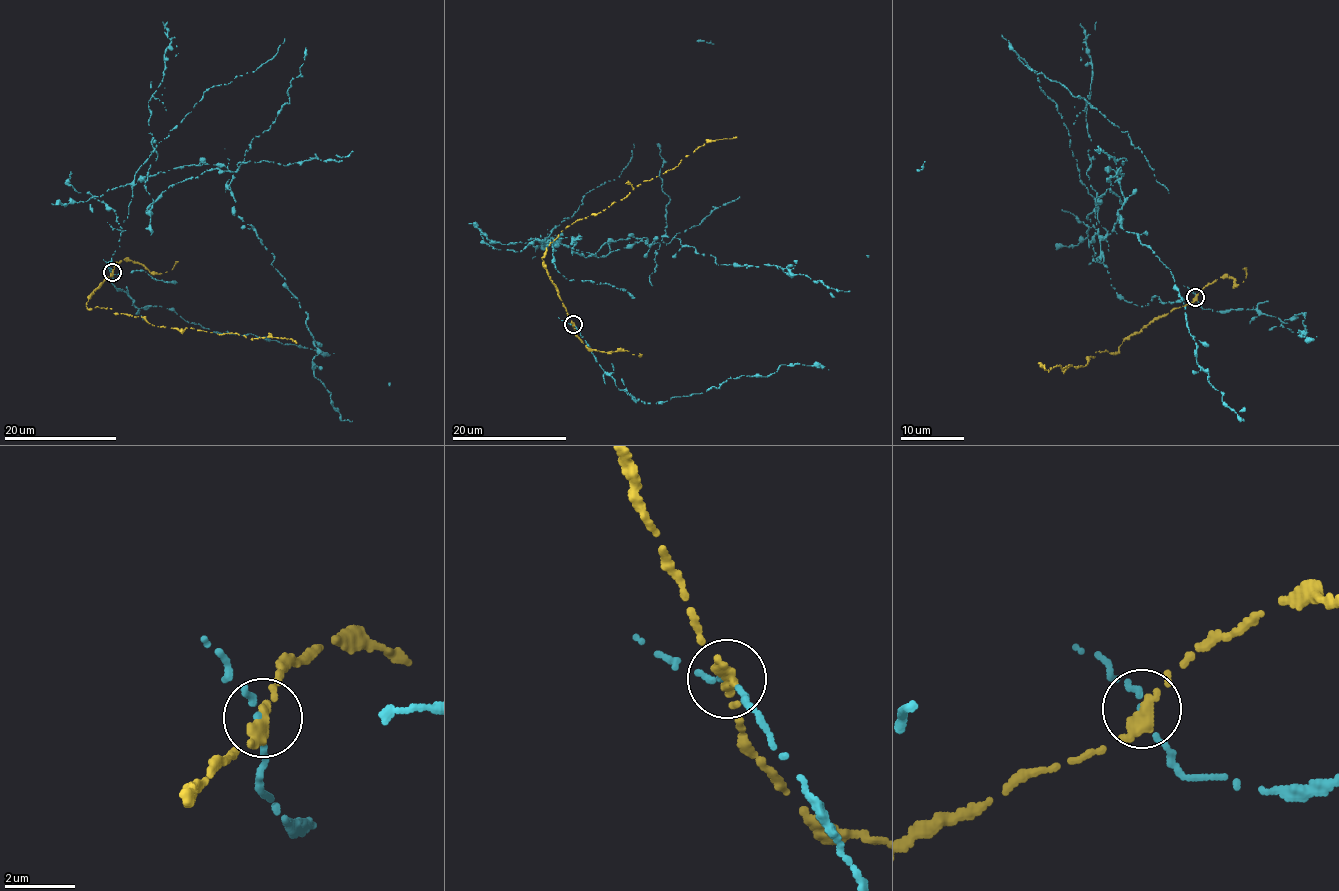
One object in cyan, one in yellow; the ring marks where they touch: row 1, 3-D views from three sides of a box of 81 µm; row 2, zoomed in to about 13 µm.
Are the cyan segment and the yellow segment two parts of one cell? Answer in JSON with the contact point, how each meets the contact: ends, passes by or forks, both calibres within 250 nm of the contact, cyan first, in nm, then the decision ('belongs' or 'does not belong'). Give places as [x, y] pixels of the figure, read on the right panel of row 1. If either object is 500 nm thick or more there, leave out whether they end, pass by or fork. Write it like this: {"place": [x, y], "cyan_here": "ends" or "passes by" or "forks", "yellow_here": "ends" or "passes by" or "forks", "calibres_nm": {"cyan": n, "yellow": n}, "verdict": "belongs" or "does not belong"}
{"place": [1195, 297], "cyan_here": "ends", "yellow_here": "ends", "calibres_nm": {"cyan": 160, "yellow": 420}, "verdict": "does not belong"}

